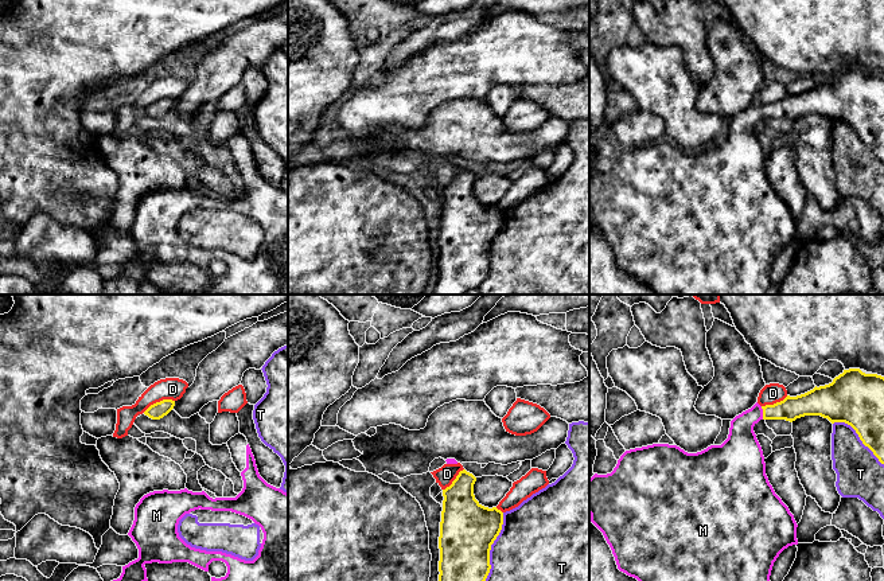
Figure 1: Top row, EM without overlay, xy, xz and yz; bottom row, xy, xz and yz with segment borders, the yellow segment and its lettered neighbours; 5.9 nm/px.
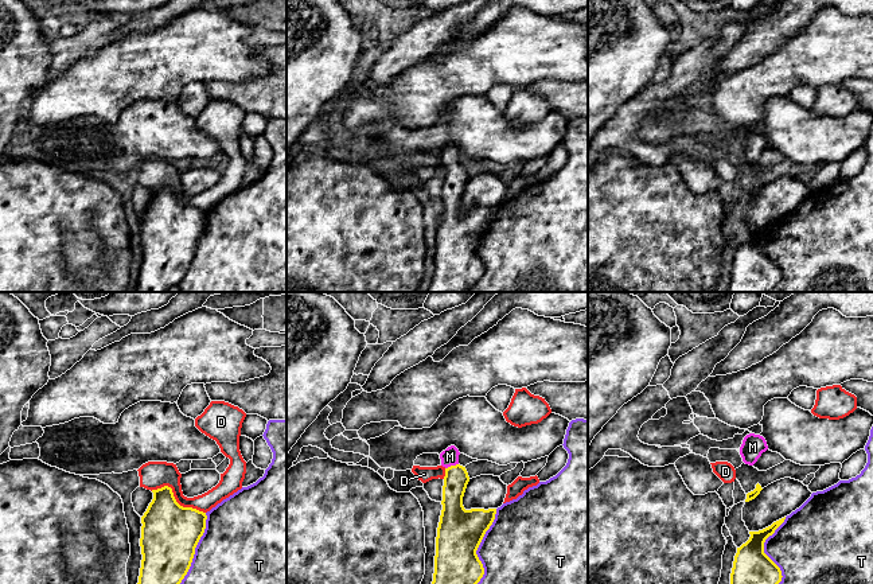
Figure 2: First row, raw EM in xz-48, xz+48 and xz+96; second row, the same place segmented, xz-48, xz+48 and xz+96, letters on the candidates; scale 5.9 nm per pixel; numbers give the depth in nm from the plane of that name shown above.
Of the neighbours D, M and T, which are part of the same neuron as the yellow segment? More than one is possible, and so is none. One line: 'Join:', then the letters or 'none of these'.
Join: M

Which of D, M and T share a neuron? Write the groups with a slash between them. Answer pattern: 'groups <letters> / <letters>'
groups D / M / T

